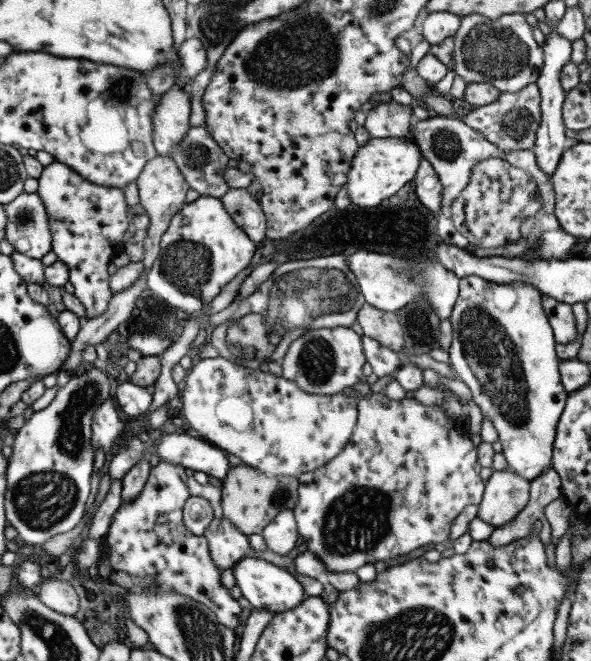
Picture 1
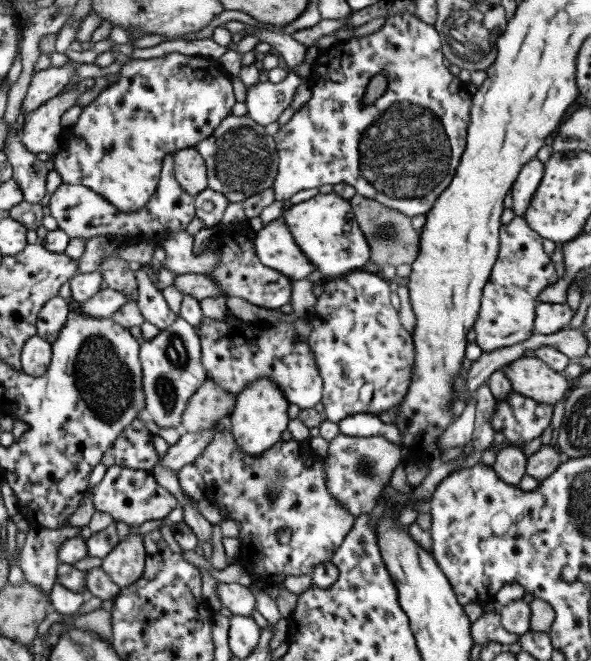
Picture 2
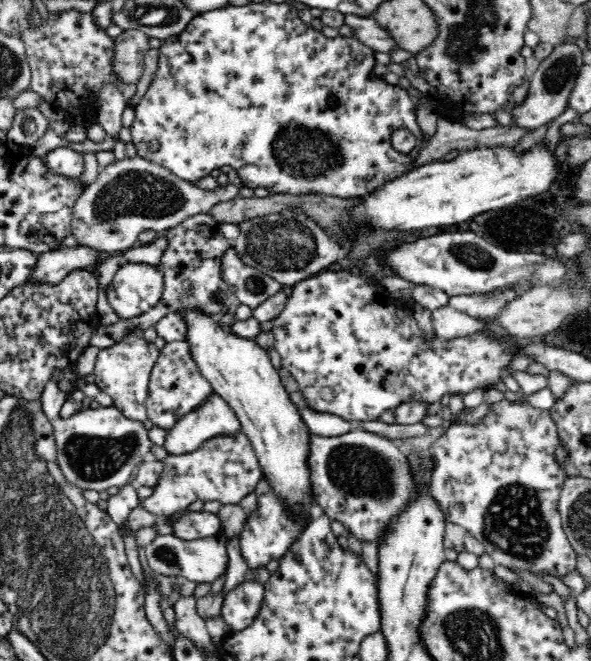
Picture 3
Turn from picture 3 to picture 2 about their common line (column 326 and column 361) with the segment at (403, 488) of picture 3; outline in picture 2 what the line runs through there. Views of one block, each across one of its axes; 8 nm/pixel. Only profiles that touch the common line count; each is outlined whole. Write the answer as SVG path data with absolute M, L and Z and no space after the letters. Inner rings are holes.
M340 433L329 440L327 455L323 458L327 491L352 517L370 515L402 458L402 448L383 436L346 436Z

